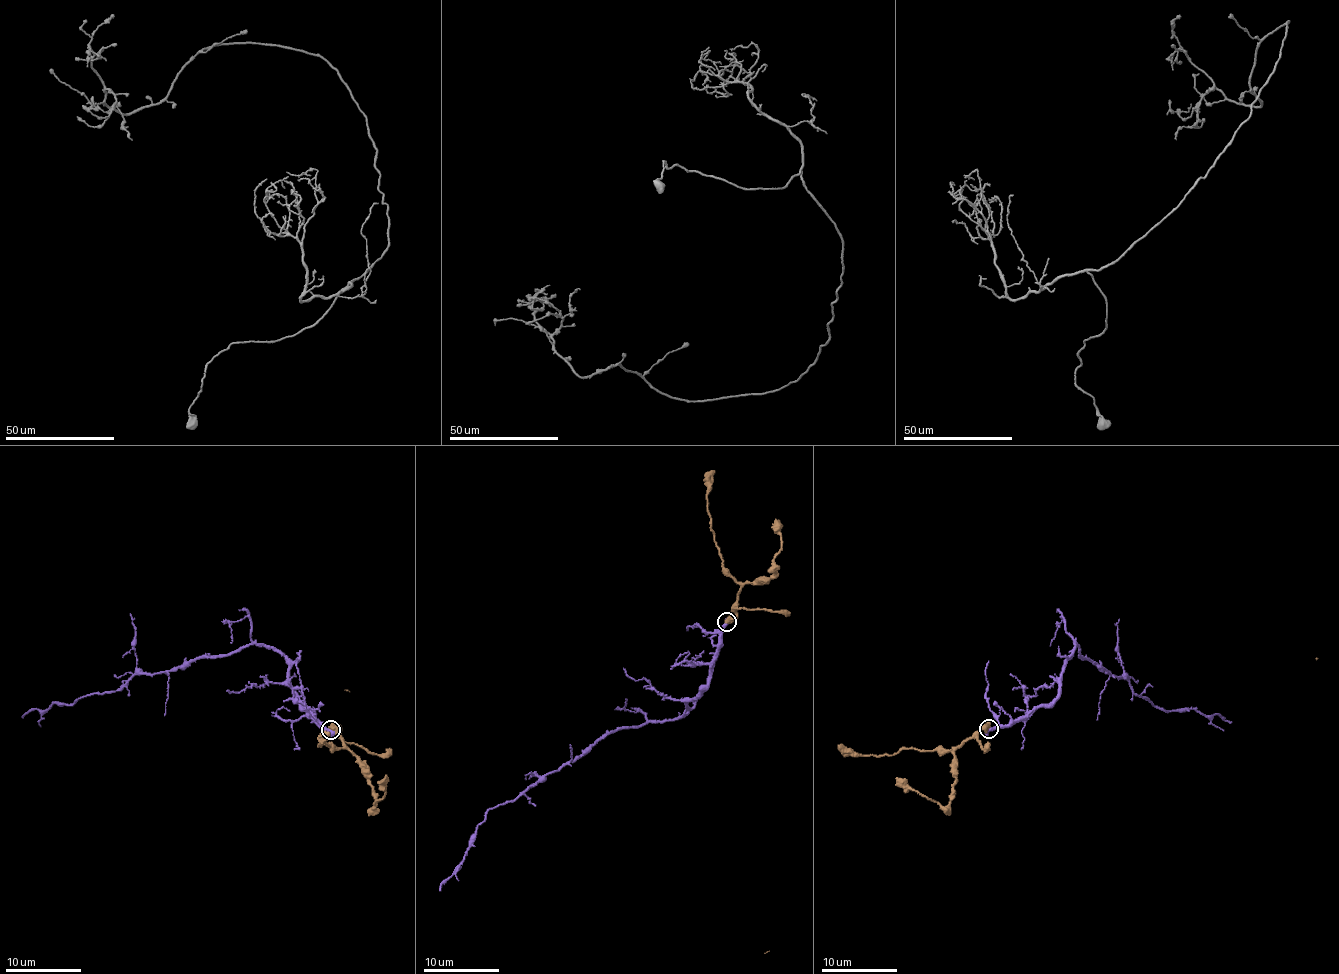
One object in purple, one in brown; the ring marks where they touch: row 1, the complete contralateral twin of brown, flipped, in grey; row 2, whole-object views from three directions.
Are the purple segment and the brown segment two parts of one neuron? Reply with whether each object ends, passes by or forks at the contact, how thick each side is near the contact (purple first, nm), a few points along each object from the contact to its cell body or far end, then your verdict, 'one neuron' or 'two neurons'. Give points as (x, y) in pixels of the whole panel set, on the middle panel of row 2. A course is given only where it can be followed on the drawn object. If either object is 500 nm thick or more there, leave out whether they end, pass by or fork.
550 nm thick on the purple side, 650 nm on the other; purple runs (727, 621), (708, 681), (687, 708), (674, 719), (607, 731), (513, 800), (493, 807), (463, 862), (439, 890); brown runs (727, 621), (769, 950), (765, 952); two neurons

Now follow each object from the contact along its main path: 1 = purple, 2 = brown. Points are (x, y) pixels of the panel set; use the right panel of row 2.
1: (988, 728), (1045, 707), (1074, 643), (1136, 696), (1231, 722)
2: (988, 728), (990, 722), (1317, 658)

